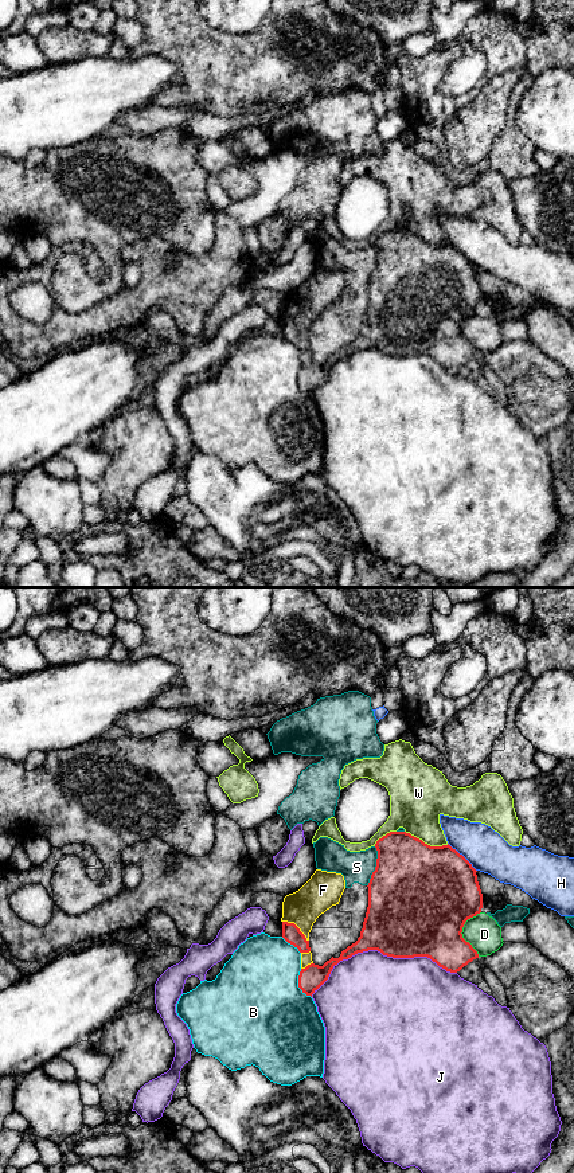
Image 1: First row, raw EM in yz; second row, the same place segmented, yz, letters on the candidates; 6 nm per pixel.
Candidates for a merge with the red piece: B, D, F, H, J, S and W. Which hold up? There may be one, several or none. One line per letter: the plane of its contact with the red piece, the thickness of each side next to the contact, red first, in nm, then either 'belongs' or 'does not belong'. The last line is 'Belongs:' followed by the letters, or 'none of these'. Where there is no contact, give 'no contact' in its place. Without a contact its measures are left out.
B: meets red in yz; 150 nm thick on the red side, 480 nm on the other; does not belong
D: meets red in yz; 500 nm thick on the red side, 200 nm on the other; does not belong
F: meets red in yz; 110 nm thick on the red side, 220 nm on the other; belongs
H: meets red in yz; 500 nm thick on the red side, 240 nm on the other; does not belong
J: meets red in yz; 480 nm thick on the red side, 460 nm on the other; does not belong
S: meets red in yz; 500 nm thick on the red side, 190 nm on the other; does not belong
W: meets red in yz; 500 nm thick on the red side, 320 nm on the other; does not belong
Belongs: F

